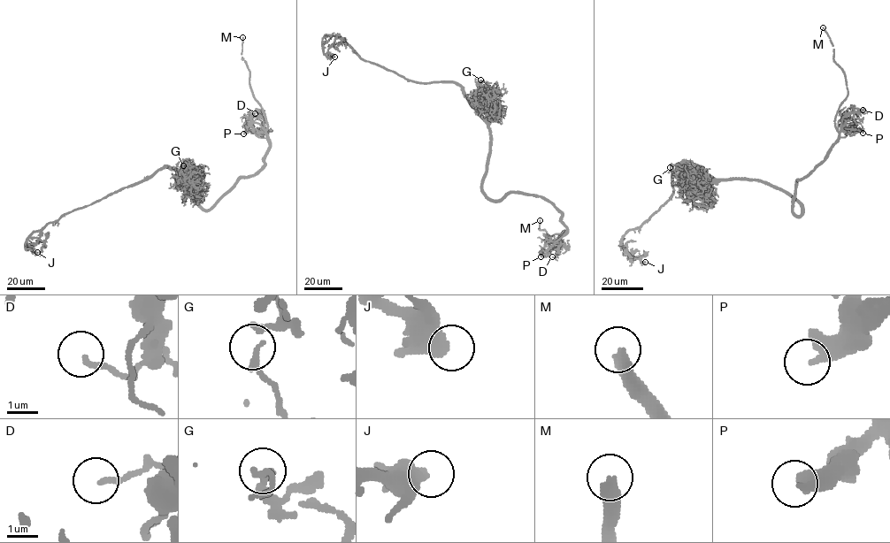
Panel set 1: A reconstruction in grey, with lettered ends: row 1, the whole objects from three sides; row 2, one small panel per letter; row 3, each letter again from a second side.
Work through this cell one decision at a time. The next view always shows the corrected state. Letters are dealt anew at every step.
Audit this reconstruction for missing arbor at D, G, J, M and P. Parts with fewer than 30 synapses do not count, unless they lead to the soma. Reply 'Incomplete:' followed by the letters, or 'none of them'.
Incomplete: M

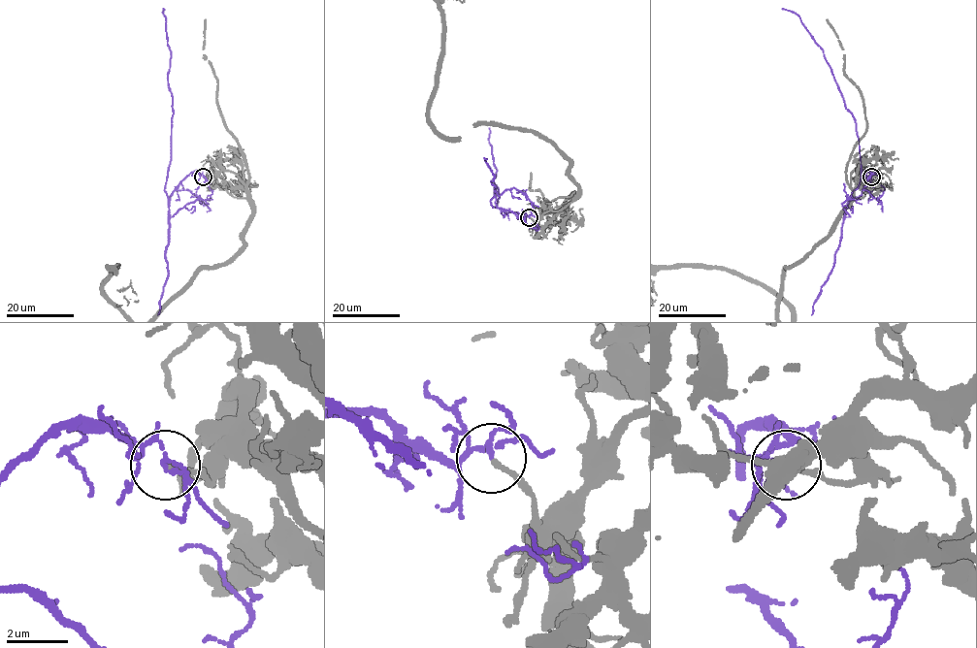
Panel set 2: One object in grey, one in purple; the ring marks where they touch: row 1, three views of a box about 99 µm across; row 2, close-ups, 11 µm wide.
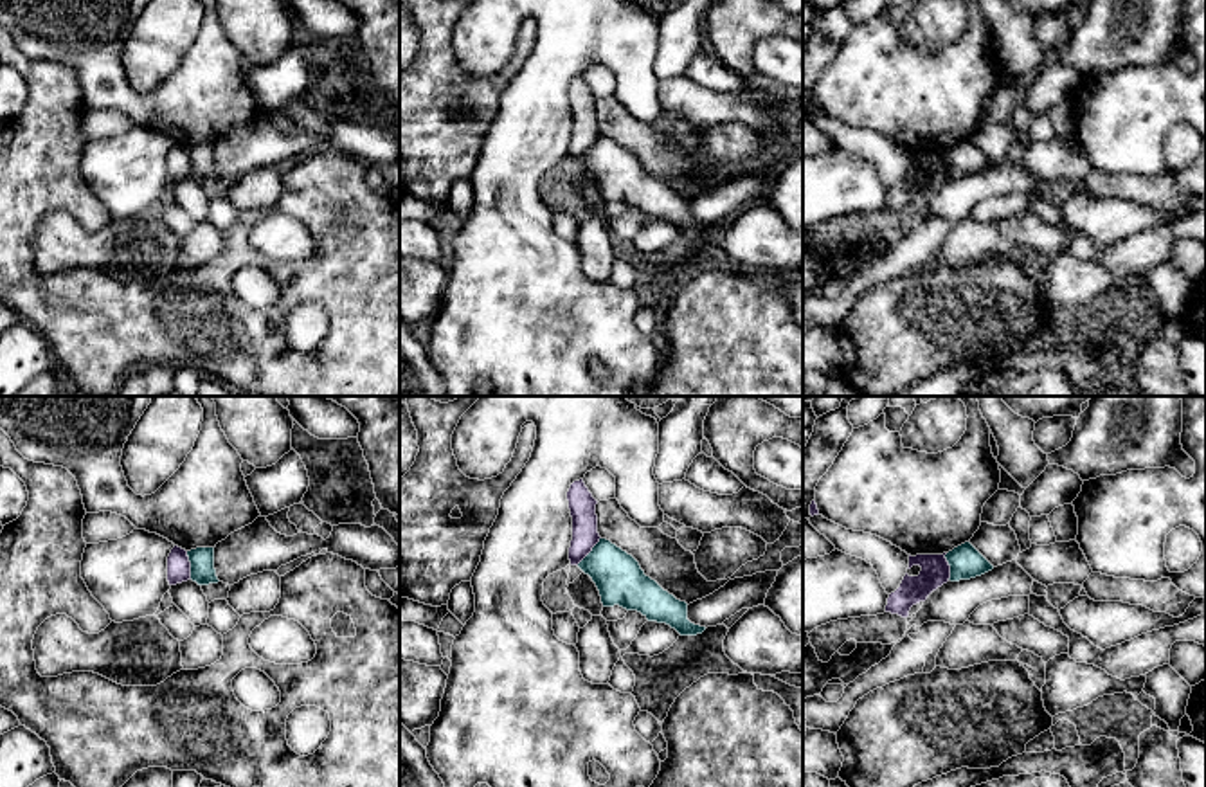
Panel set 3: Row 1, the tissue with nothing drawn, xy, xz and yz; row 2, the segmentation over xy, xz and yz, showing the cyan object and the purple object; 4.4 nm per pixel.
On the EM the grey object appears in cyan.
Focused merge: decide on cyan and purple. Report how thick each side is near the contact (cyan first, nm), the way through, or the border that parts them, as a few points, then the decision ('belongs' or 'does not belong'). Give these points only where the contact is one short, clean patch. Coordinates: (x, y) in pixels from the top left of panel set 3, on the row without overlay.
calibres 110 and 110 nm; border xy (186, 148), (191, 175); does not belong

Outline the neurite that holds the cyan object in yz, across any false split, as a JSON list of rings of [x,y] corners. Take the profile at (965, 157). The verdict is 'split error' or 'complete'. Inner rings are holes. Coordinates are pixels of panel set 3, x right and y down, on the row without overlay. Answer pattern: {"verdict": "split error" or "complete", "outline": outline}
{"verdict": "complete", "outline": [[[970,139],[954,144],[945,155],[950,162],[950,178],[970,176],[994,166]]]}

